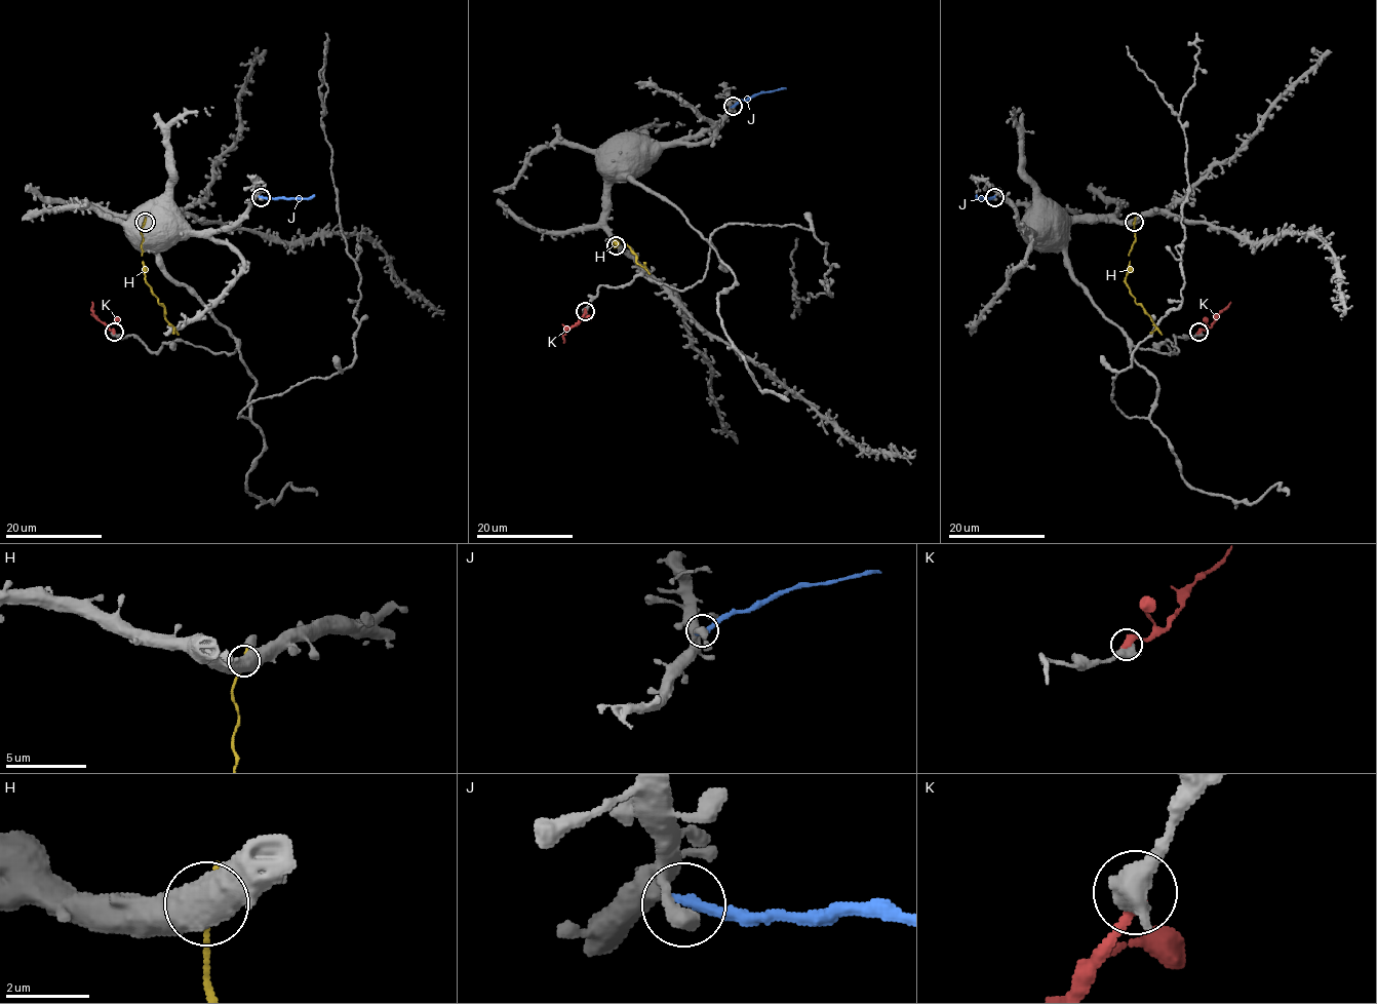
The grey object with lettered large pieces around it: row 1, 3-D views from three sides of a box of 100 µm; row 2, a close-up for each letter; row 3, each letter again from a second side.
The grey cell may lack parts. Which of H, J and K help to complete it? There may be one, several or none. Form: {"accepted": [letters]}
{"accepted": ["K"]}

